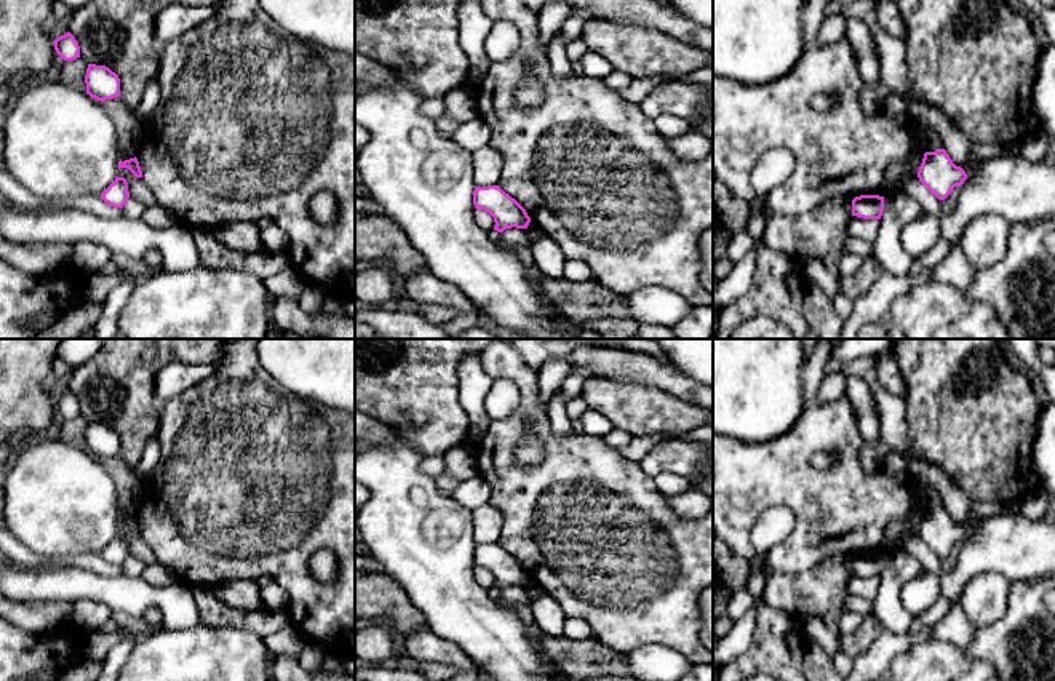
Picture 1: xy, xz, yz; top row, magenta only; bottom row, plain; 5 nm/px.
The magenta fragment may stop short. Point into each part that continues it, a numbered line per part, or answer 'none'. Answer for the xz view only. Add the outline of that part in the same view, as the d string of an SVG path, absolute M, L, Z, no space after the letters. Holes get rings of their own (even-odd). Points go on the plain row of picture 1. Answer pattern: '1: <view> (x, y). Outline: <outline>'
none

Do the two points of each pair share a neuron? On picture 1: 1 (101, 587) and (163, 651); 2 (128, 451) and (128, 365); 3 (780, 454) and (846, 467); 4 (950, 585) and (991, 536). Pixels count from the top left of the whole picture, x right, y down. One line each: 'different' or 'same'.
1: different
2: same
3: same
4: same

